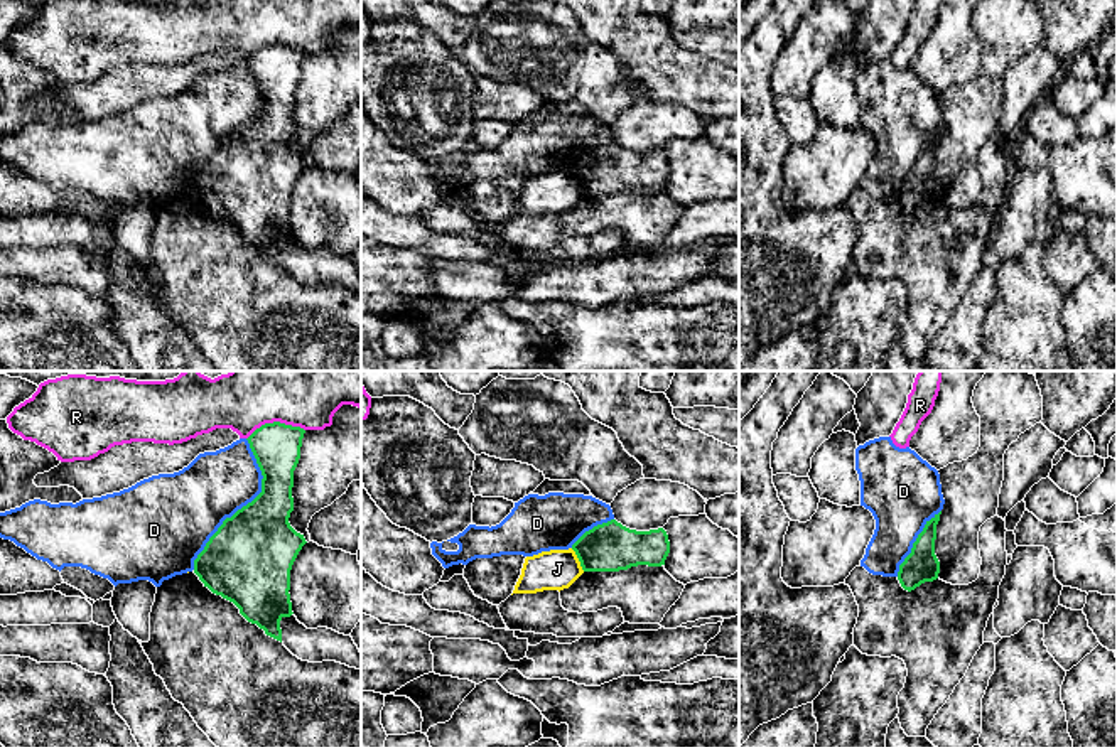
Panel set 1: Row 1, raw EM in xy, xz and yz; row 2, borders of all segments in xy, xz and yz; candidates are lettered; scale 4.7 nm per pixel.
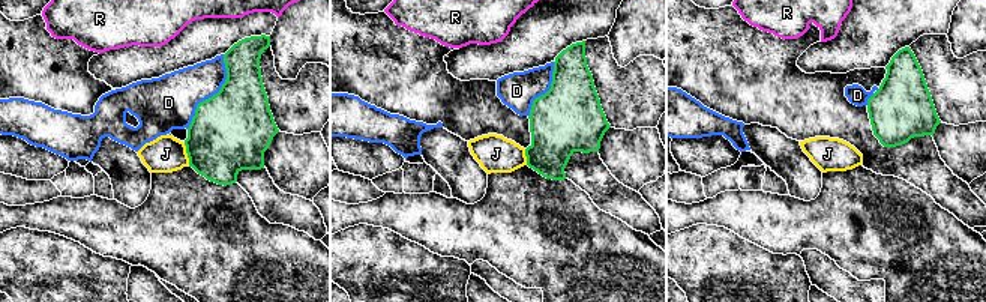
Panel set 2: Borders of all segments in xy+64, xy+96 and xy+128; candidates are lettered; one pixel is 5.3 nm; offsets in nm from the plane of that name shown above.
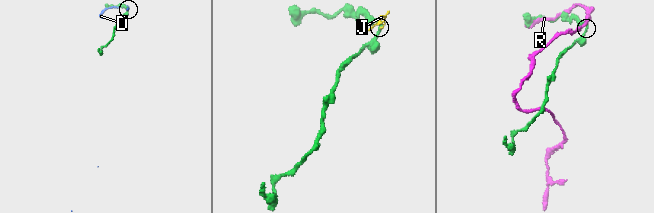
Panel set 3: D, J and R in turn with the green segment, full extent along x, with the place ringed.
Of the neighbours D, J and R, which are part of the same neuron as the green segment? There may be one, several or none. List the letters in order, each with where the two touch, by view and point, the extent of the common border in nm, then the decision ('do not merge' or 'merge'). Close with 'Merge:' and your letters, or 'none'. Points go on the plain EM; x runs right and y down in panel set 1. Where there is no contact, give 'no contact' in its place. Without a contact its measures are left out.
D: xy (243, 128) | 700 nm | do not merge
J: xz (579, 182) | 130 nm | do not merge
R: xy (275, 44) | 280 nm | do not merge
Merge: none

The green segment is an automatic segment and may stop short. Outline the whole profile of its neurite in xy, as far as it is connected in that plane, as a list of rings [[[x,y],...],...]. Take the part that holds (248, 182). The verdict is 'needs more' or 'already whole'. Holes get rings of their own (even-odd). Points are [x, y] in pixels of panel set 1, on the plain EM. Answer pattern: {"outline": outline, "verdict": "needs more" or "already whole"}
{"outline": [[[280,44],[265,46],[246,62],[262,93],[262,115],[226,140],[194,182],[194,196],[213,216],[233,224],[240,236],[256,246],[267,258],[282,265],[280,243],[290,239],[290,192],[307,165],[290,145],[294,133],[294,93],[300,81],[305,52]]], "verdict": "already whole"}

